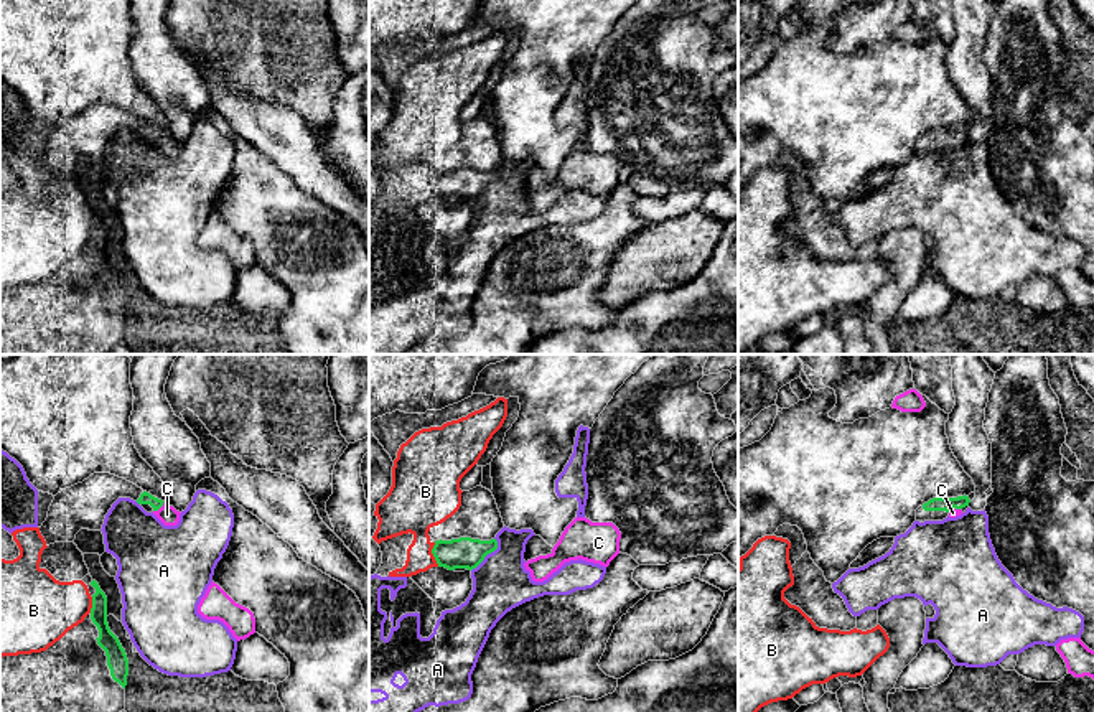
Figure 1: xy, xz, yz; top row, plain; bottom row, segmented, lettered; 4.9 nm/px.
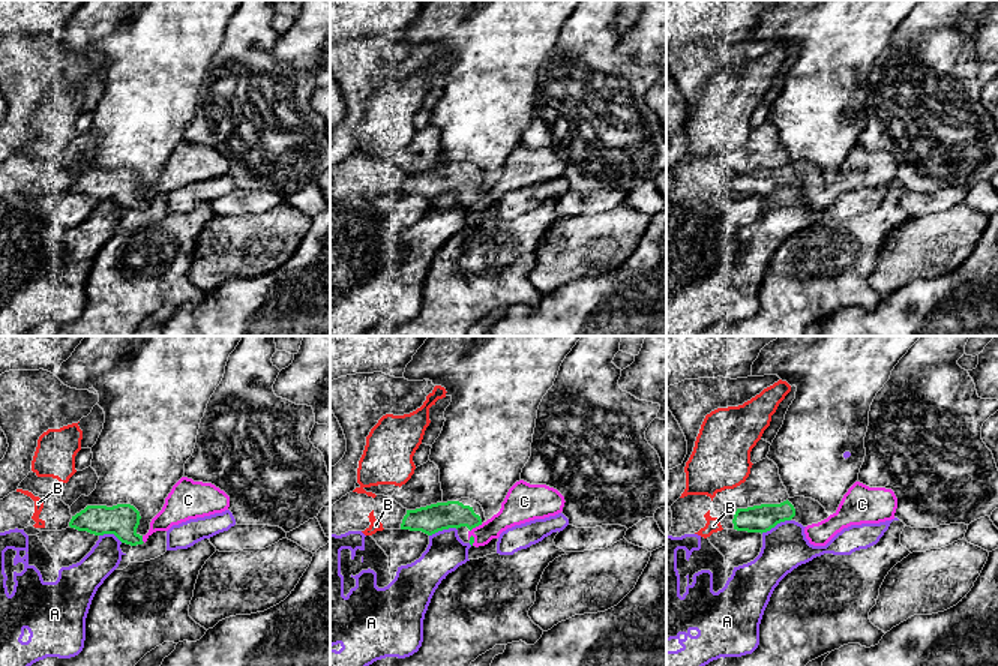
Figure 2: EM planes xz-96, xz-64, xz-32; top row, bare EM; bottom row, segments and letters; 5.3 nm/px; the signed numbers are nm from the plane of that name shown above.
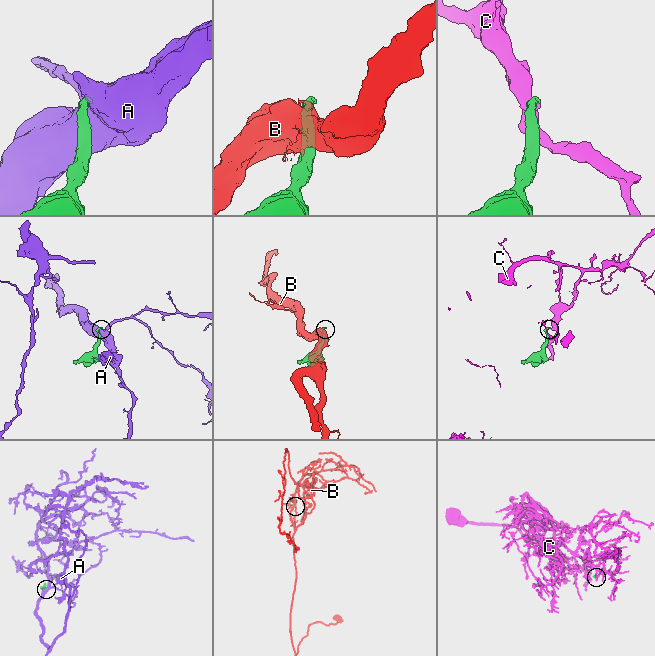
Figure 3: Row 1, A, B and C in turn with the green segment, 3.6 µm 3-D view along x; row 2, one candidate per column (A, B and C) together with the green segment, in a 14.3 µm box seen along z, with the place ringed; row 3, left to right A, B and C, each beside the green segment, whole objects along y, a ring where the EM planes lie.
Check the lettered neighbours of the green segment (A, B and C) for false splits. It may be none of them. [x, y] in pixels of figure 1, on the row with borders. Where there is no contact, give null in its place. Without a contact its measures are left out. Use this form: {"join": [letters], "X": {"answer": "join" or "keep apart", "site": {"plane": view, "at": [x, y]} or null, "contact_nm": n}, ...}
{"join": ["C"], "A": {"answer": "keep apart", "site": {"plane": "xz", "at": [488, 552]}, "contact_nm": 200}, "B": {"answer": "keep apart", "site": {"plane": "xz", "at": [432, 552]}, "contact_nm": 120}, "C": {"answer": "join", "site": {"plane": "xy", "at": [158, 508]}, "contact_nm": 80}}

